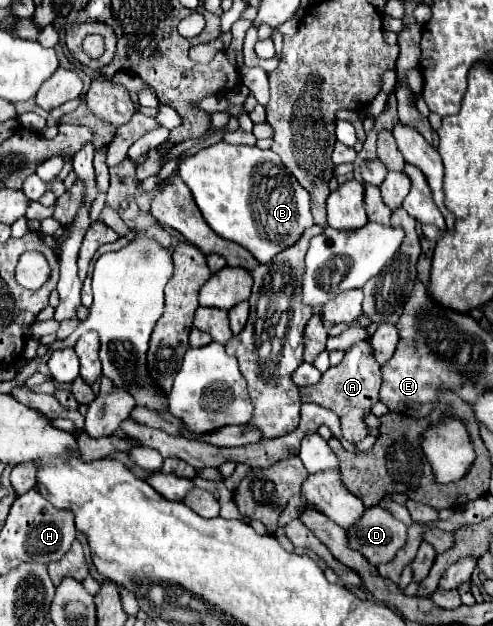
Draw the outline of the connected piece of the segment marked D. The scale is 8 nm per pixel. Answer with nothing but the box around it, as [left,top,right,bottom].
[346,505,408,565]

